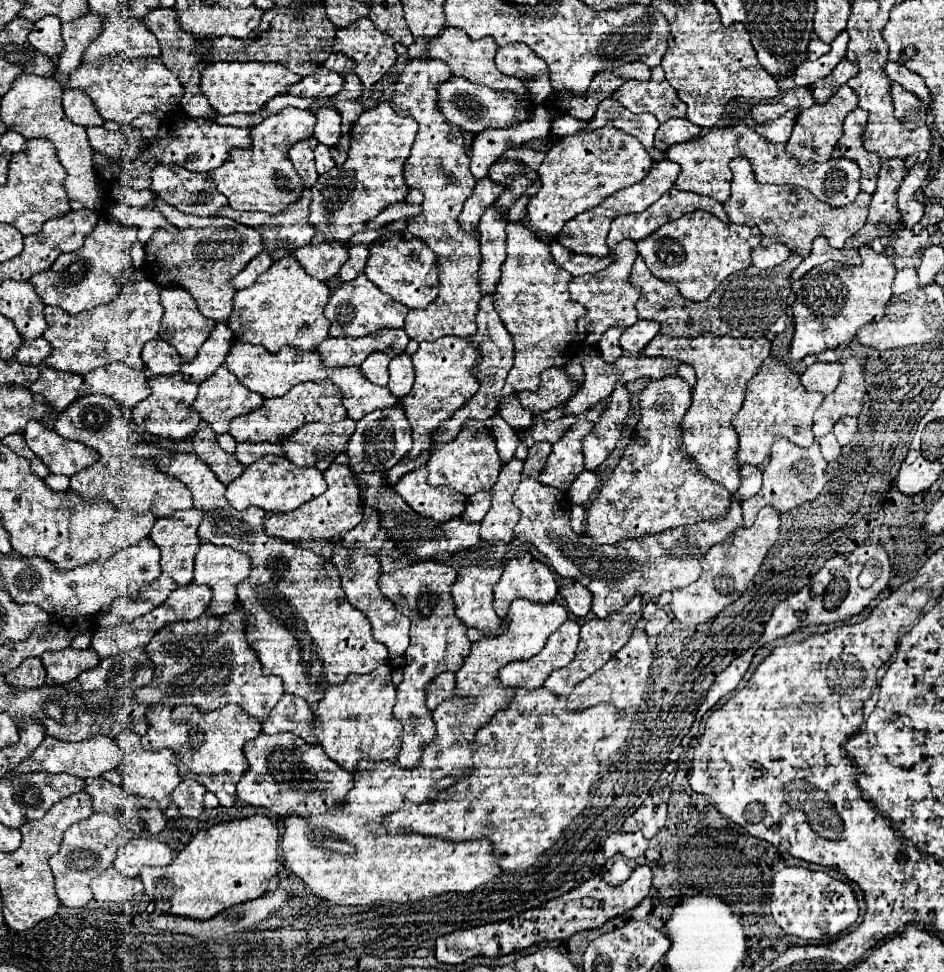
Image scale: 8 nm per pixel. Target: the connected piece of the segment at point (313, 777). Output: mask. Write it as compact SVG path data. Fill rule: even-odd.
M260 732L256 740L248 740L244 744L244 756L250 766L238 782L238 798L246 804L268 808L282 818L336 810L344 804L344 798L354 784L338 764L328 760L320 746L310 746L290 732L276 736Z

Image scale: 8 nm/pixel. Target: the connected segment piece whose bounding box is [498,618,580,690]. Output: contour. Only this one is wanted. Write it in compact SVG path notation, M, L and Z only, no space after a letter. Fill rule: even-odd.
M566 620L546 642L540 654L528 660L514 660L498 672L498 680L506 688L526 688L536 690L544 680L558 668L564 668L572 662L578 640L580 640L580 622Z

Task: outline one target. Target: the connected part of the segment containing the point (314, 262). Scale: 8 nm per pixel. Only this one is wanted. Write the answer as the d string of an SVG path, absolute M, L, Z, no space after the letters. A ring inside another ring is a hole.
M322 242L318 246L306 244L296 248L292 256L302 264L302 268L316 280L326 282L330 276L338 274L348 260L348 246L342 242Z

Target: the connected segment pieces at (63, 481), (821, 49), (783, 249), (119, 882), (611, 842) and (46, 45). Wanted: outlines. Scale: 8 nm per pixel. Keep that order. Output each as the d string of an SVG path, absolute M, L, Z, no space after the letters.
M50 474L48 478L44 478L44 482L52 488L52 490L66 490L70 488L70 478L68 476L62 476L62 474Z
M812 36L810 42L808 42L808 52L806 52L806 60L816 60L824 54L830 52L830 44L822 42L818 36Z
M774 242L770 246L758 246L752 250L752 264L758 268L772 268L782 264L788 256L790 256L788 246Z
M108 868L104 874L92 880L90 887L93 898L99 901L130 902L135 894L132 892L130 878L124 878L114 868Z
M614 832L604 842L604 854L606 858L612 858L614 854L624 854L626 858L634 860L646 850L646 838L642 832Z
M46 16L42 20L38 20L32 28L32 32L28 34L28 42L44 52L46 56L56 58L58 52L62 52L62 36L60 36L60 20L54 16Z

